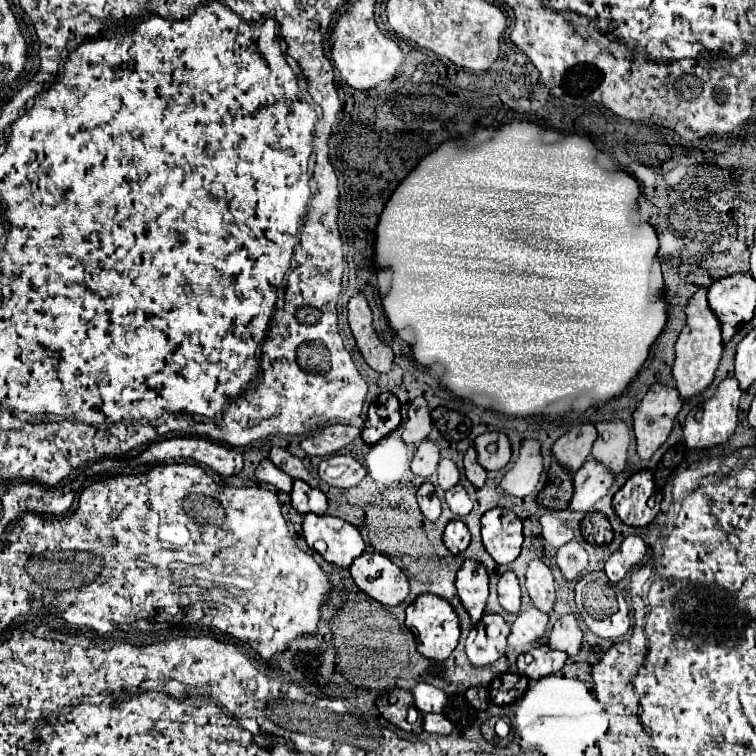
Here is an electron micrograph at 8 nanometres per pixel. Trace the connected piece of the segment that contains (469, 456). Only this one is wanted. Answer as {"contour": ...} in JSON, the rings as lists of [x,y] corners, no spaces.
{"contour":[[[470,447],[464,455],[464,473],[468,477],[468,481],[474,485],[474,487],[482,487],[484,481],[486,481],[486,469],[478,465],[476,461],[476,451]]]}

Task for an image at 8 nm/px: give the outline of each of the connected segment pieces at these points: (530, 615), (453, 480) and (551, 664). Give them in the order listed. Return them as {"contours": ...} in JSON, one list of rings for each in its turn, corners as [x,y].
{"contours":[[[[536,607],[518,613],[518,619],[512,625],[508,635],[508,645],[512,647],[534,647],[544,635],[548,625],[548,615],[538,611]]],[[[442,459],[438,465],[438,485],[444,491],[448,491],[458,483],[458,479],[460,479],[460,471],[458,471],[456,463],[450,459]]],[[[540,645],[536,649],[530,649],[528,653],[522,653],[516,661],[518,671],[522,677],[528,679],[540,679],[552,673],[558,673],[564,663],[566,663],[568,655],[562,651],[552,651],[548,649],[548,645]]]]}

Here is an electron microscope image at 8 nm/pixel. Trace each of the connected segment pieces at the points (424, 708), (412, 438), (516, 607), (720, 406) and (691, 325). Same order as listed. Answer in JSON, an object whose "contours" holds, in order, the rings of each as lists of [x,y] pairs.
{"contours":[[[[418,683],[412,689],[412,695],[414,695],[414,705],[420,713],[442,713],[448,701],[446,693],[430,683]]],[[[422,397],[414,399],[410,409],[408,409],[408,421],[404,425],[404,433],[402,433],[402,439],[406,443],[422,443],[428,433],[432,429],[432,419],[430,419],[430,409],[426,405],[426,401]]],[[[506,571],[500,577],[500,581],[498,581],[498,599],[500,599],[500,605],[508,613],[518,613],[520,611],[520,603],[522,603],[520,583],[518,583],[518,577],[512,571]]],[[[734,377],[724,379],[712,399],[708,399],[700,409],[690,413],[684,423],[684,441],[688,449],[708,449],[710,445],[722,445],[726,443],[732,433],[738,427],[738,403],[740,403],[742,391],[738,387],[738,381]]],[[[706,289],[694,293],[686,307],[686,327],[682,329],[678,343],[676,343],[676,361],[674,361],[674,381],[682,401],[706,391],[714,381],[718,363],[722,359],[722,337],[720,337],[720,323],[716,315],[710,311],[706,301]]]]}

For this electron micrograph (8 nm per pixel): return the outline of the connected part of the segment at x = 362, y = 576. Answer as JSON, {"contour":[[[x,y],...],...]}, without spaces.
{"contour":[[[362,553],[352,561],[354,583],[382,605],[398,605],[408,597],[408,579],[398,565],[382,553]]]}

